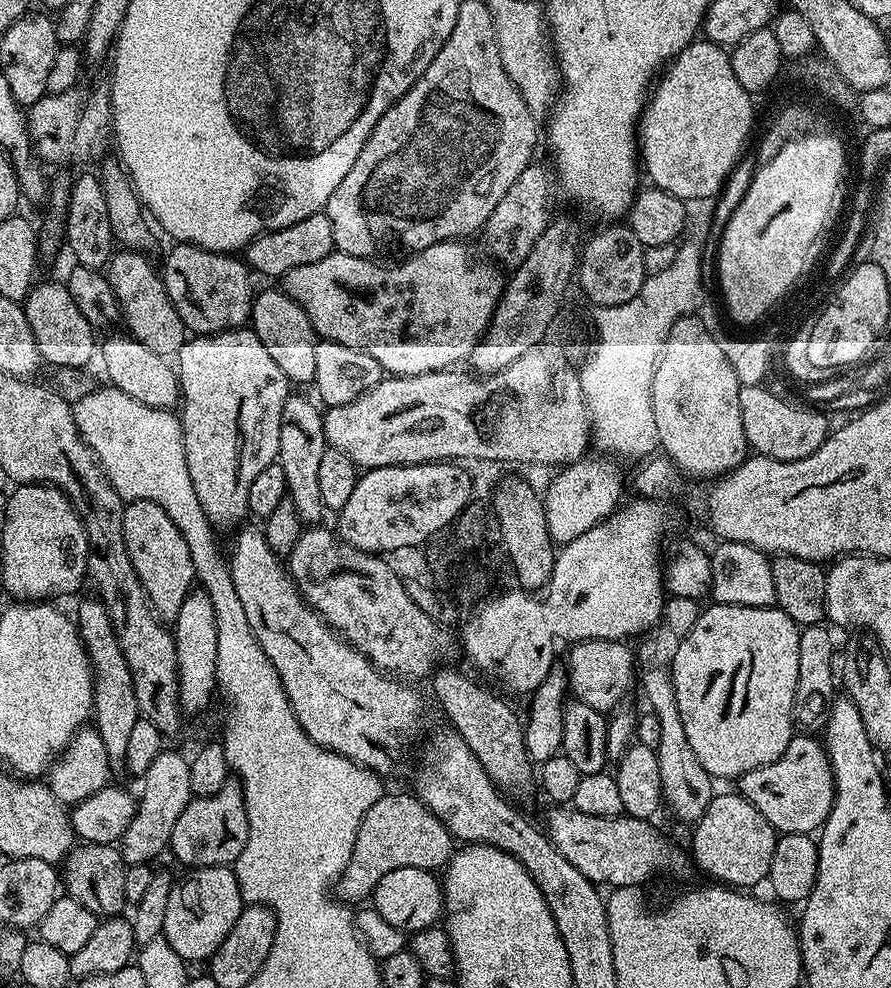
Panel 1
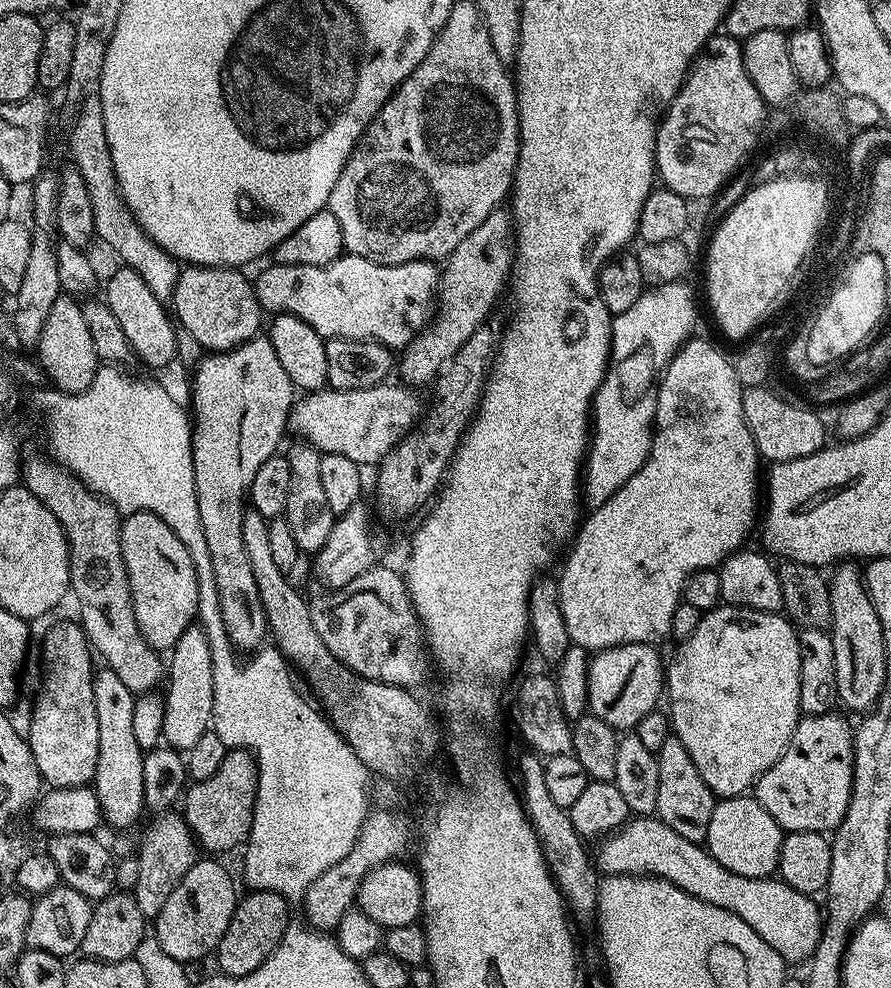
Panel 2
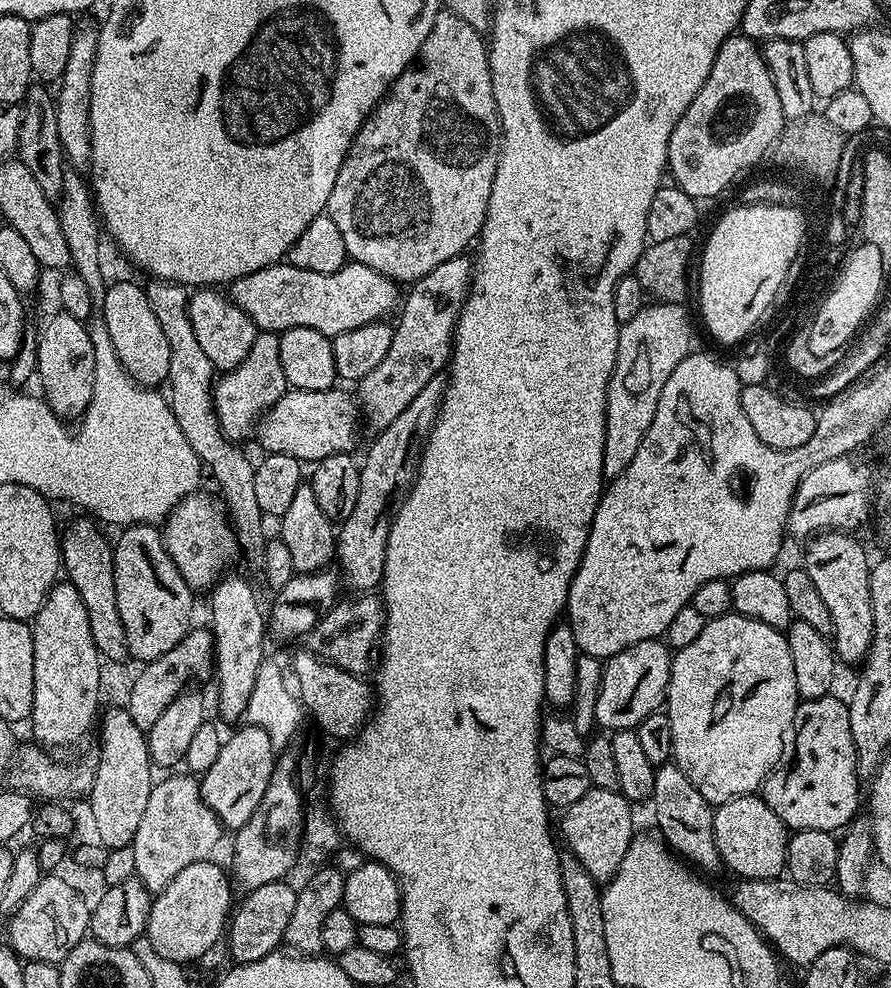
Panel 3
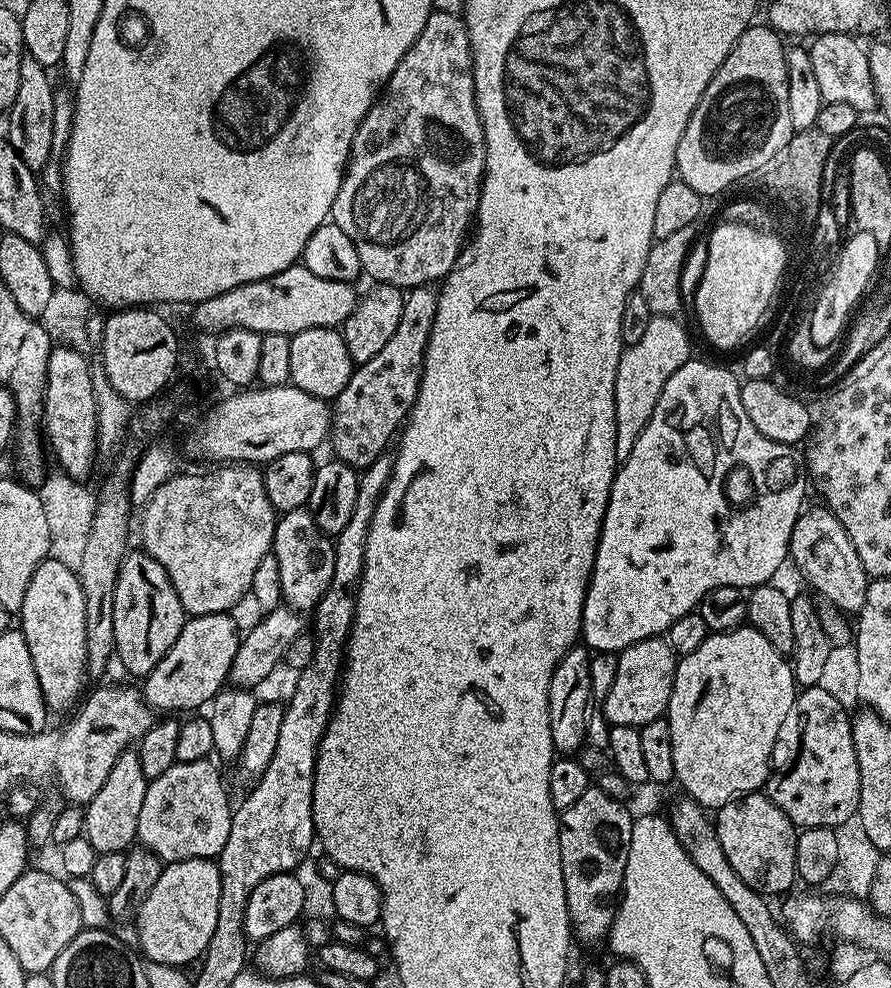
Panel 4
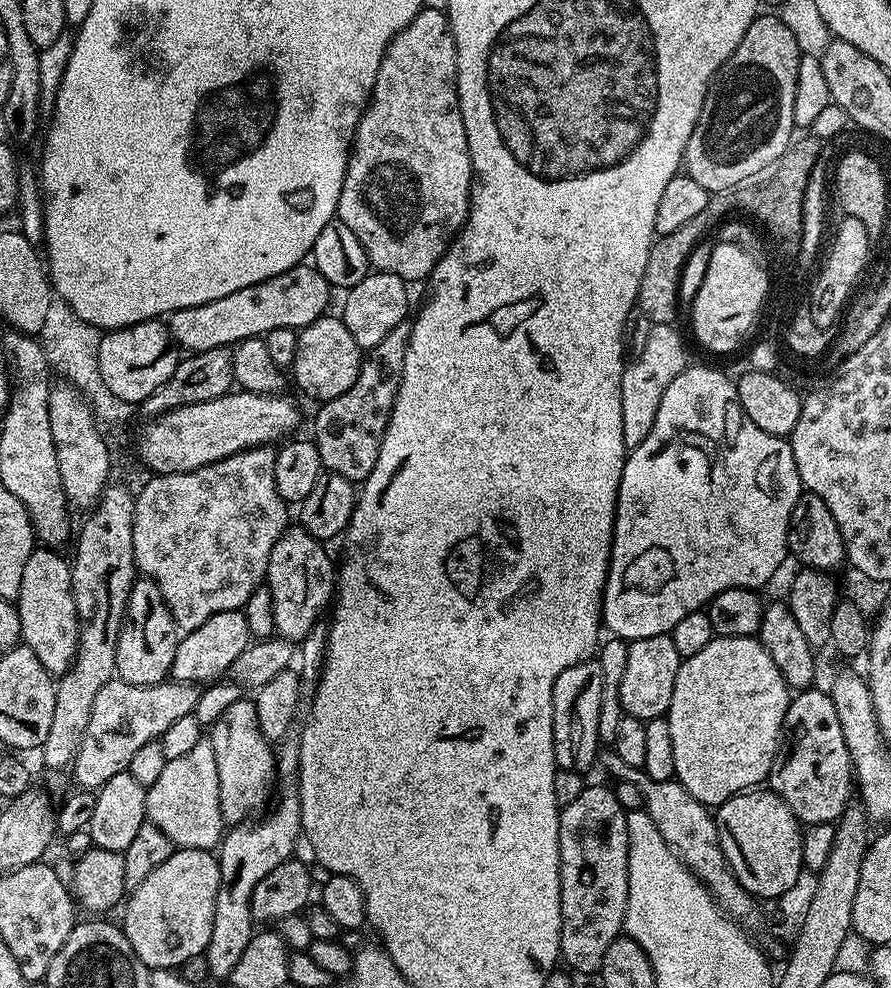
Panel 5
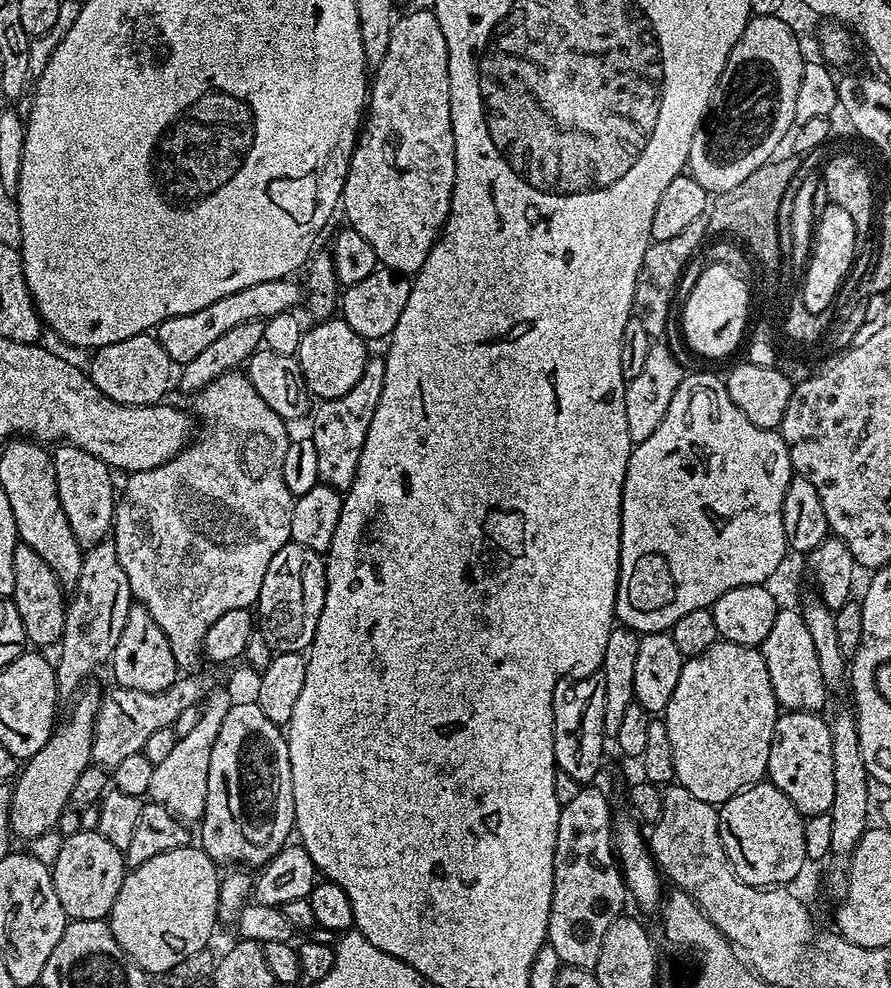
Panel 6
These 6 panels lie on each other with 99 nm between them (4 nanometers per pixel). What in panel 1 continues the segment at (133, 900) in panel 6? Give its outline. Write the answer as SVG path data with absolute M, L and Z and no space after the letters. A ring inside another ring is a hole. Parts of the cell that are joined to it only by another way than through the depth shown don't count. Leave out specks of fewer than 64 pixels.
M198 868L187 873L184 881L173 883L166 902L163 935L166 942L185 962L208 960L222 946L222 938L230 934L238 914L245 908L238 890L235 871L226 868Z

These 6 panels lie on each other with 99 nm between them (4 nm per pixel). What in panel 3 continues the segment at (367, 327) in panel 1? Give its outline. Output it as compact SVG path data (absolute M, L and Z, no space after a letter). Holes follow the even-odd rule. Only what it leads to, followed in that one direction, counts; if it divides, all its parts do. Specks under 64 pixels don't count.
M281 262L254 270L230 285L230 298L265 332L282 333L287 328L318 330L334 337L346 330L384 320L398 308L397 281L370 270L370 266L349 262L334 274L318 274Z

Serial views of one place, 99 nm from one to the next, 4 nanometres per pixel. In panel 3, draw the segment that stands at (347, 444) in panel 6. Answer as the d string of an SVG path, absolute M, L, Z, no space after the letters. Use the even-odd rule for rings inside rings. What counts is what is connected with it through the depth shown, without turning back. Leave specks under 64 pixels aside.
M461 254L442 262L442 266L434 266L430 274L426 274L409 287L412 289L409 290L408 297L405 300L403 297L398 308L400 321L395 321L390 338L390 351L387 352L386 358L382 358L382 363L377 368L370 370L366 378L359 380L357 388L360 389L355 389L354 395L362 413L363 423L369 424L373 433L386 430L386 426L390 426L390 422L394 422L394 418L398 418L398 414L402 414L402 410L406 410L406 406L410 406L410 402L418 398L418 390L422 390L422 386L426 386L430 378L445 371L452 355L452 333L456 330L456 323L472 282L474 264L466 257L467 255Z

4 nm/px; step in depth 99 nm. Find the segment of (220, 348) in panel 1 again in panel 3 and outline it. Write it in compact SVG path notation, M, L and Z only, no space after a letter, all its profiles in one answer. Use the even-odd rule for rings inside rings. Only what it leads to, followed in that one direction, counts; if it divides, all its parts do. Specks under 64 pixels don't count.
M261 331L248 357L237 368L223 373L215 381L212 397L221 430L229 440L244 442L240 440L253 435L260 417L287 391L289 391L288 379L286 374L282 374L280 337L274 332ZM225 575L211 589L212 624L210 631L214 641L214 677L220 691L220 712L228 720L236 720L248 711L250 694L254 694L254 682L258 670L265 663L264 632L266 636L266 612L256 601L256 592L240 576Z

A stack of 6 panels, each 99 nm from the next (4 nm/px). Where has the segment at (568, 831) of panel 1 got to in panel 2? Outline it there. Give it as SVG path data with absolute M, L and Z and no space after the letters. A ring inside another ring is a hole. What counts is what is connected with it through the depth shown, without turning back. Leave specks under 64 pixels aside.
M655 815L636 816L620 825L615 832L608 833L594 848L594 863L604 876L657 876L660 880L678 886L678 890L686 890L694 898L702 902L710 902L710 906L722 906L722 910L730 910L730 914L738 914L766 946L774 946L778 954L789 965L799 960L811 961L814 950L820 941L822 931L822 908L815 903L813 897L794 890L787 882L772 876L762 878L746 878L742 874L734 874L734 870L726 870L708 852L704 844L690 842L690 838L682 838L682 834L670 830L666 822L662 822Z

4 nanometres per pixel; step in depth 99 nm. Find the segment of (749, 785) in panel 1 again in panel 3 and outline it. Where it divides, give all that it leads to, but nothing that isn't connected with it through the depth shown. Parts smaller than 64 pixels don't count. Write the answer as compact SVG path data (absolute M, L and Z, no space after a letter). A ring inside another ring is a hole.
M835 694L813 700L800 700L796 706L794 724L796 741L793 744L791 741L788 764L786 760L773 768L762 785L762 799L766 802L766 806L770 806L770 810L774 810L774 814L778 814L784 827L789 830L822 830L835 833L836 828L843 829L851 825L854 820L852 815L862 808L862 788L860 792L862 777L856 766L856 747L850 734L848 704L840 701Z

